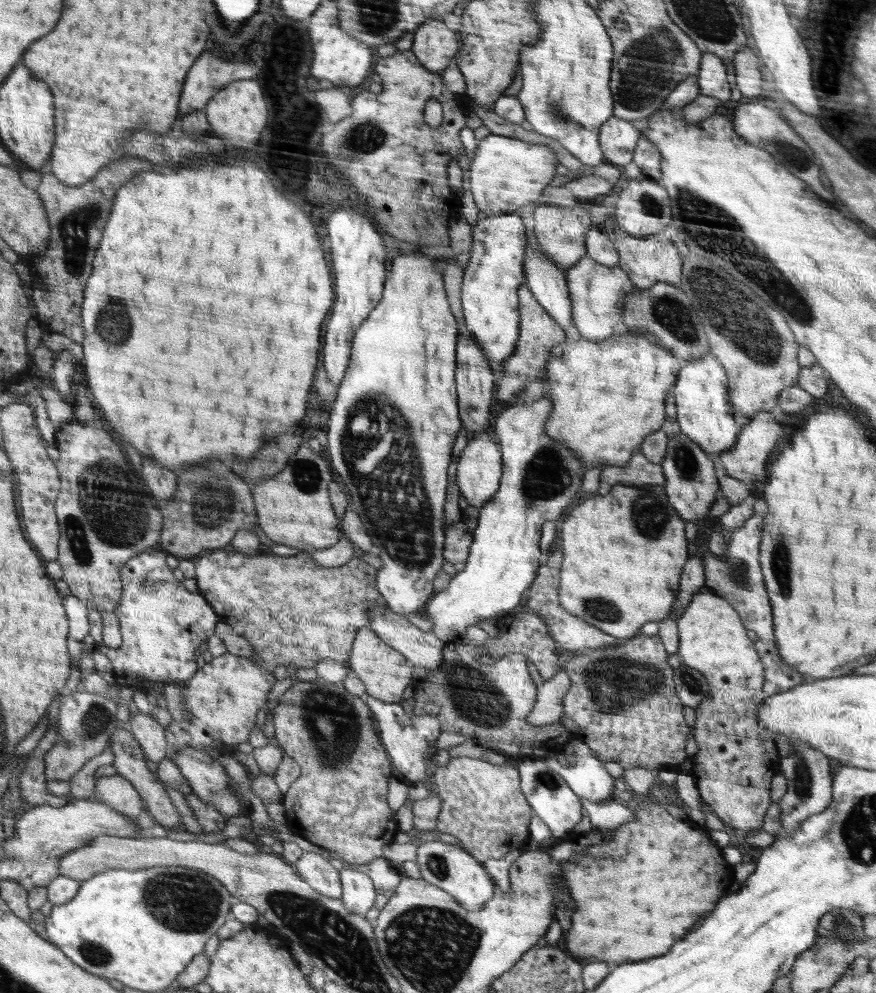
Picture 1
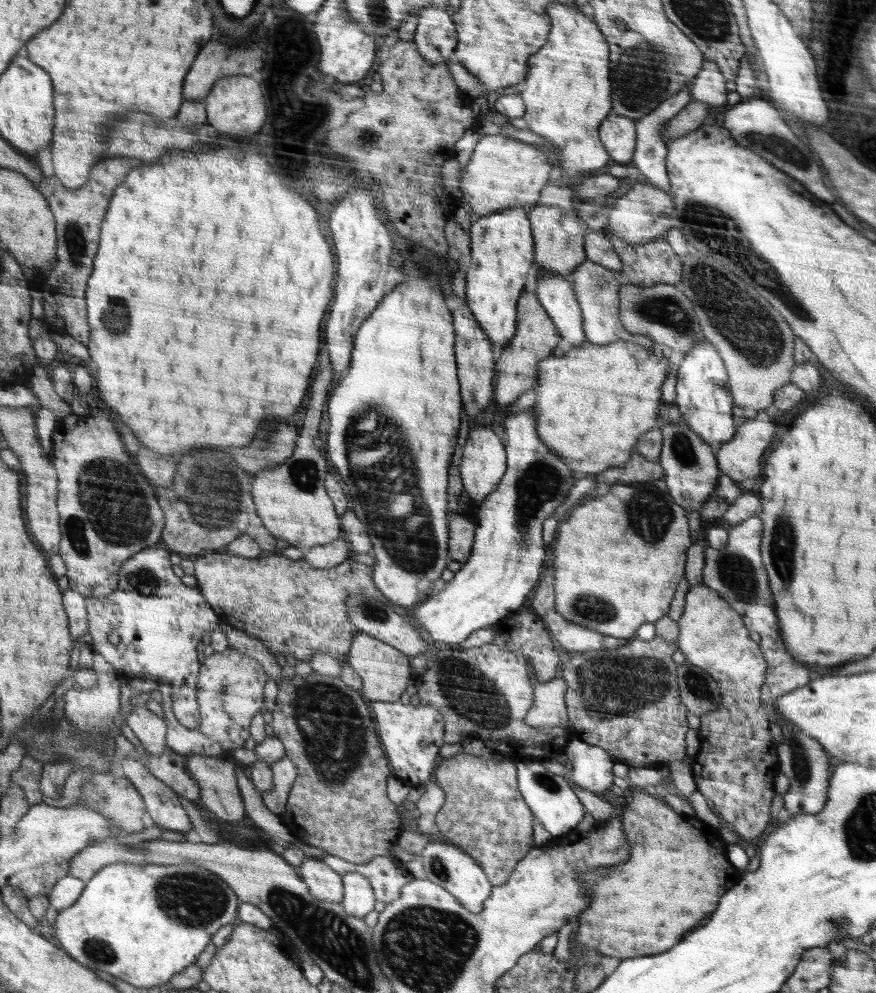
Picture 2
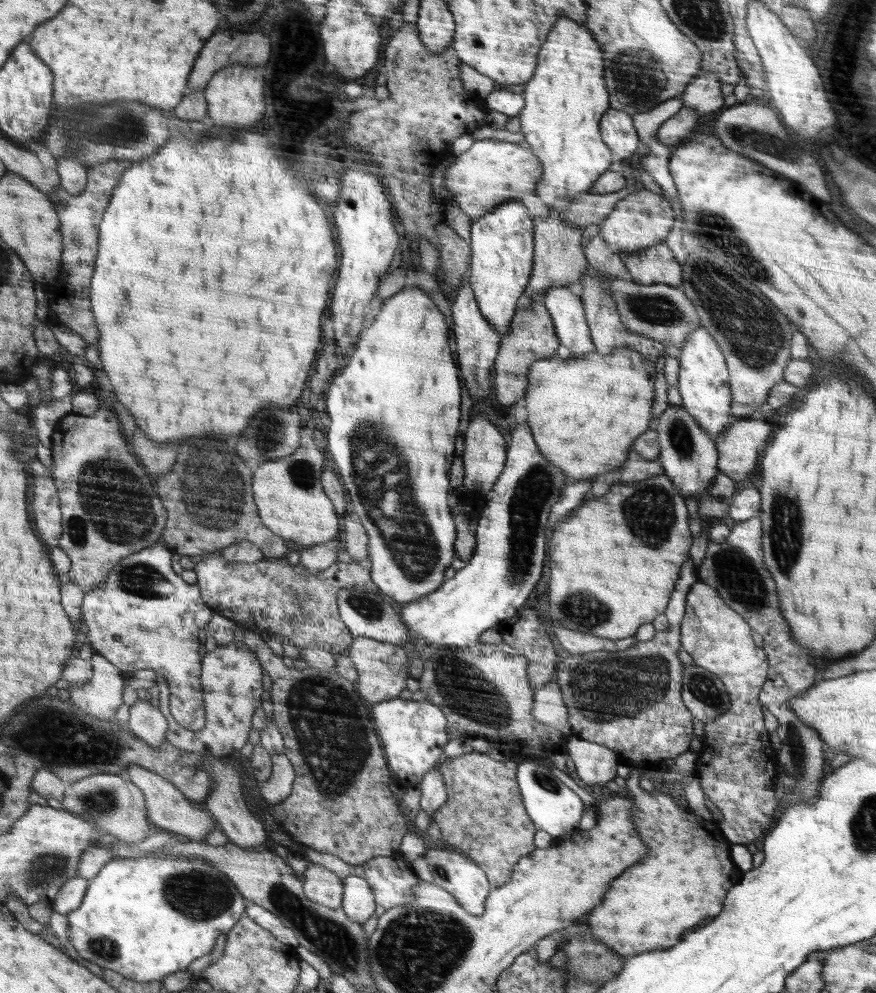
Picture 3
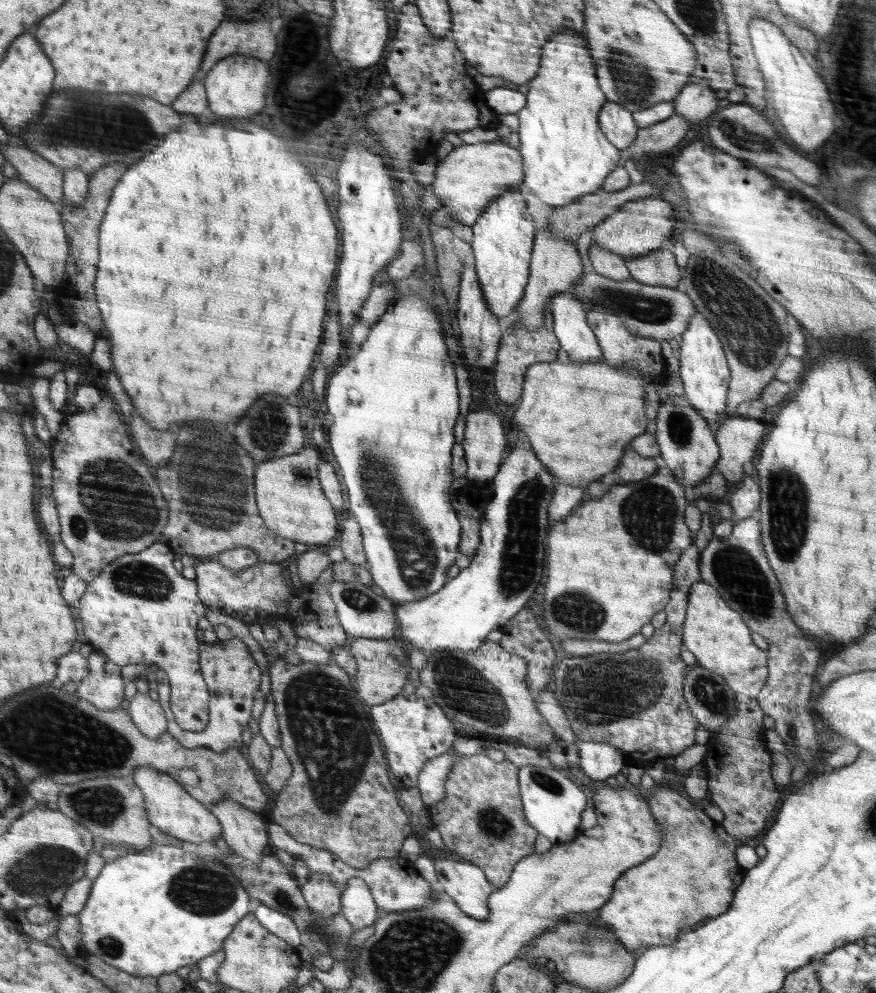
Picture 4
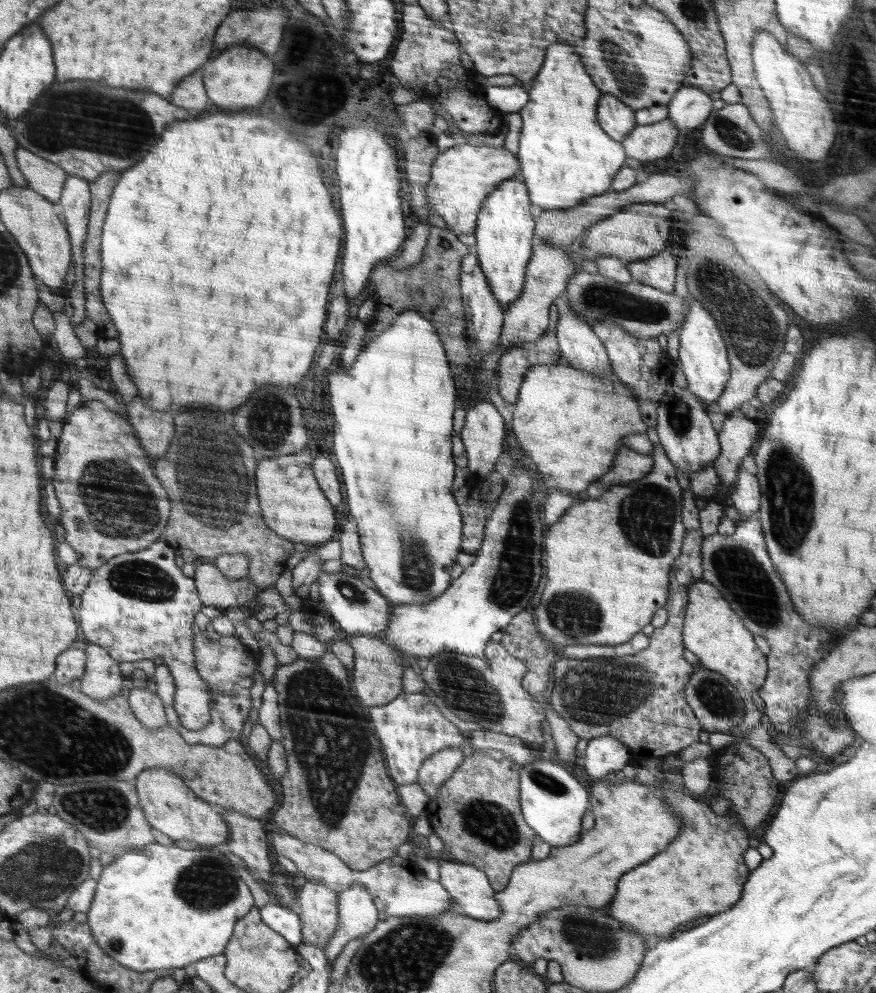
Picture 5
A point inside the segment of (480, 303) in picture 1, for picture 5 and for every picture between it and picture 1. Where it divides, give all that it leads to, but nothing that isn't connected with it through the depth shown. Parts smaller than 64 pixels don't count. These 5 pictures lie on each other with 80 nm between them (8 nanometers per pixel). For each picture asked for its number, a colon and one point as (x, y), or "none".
2: (502, 251)
3: (501, 251)
4: (503, 235)
5: (505, 229)

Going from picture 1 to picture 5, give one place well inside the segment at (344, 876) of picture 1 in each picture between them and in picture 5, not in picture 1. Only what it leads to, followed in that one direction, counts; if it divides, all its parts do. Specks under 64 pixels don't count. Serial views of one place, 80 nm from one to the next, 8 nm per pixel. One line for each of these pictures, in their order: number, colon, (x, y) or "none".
2: (358, 899)
3: (358, 902)
4: (357, 904)
5: (358, 915)

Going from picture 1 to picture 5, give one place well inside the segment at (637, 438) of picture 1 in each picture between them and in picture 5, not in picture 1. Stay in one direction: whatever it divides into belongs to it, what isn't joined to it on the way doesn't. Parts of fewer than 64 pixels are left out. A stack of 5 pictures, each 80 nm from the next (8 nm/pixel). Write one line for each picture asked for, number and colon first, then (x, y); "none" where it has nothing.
2: (594, 403)
3: (588, 410)
4: (580, 417)
5: (571, 423)

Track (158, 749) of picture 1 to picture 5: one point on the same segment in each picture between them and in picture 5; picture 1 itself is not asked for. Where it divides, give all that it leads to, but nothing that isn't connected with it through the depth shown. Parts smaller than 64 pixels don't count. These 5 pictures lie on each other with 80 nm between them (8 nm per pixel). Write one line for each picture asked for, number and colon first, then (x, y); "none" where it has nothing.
2: (151, 731)
3: (146, 721)
4: (147, 714)
5: (148, 707)

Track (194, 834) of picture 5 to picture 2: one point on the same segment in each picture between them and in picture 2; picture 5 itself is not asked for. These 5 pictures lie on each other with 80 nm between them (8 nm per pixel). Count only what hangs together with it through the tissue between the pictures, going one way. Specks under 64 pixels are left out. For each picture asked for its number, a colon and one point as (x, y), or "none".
2: (162, 804)
3: (167, 807)
4: (171, 808)

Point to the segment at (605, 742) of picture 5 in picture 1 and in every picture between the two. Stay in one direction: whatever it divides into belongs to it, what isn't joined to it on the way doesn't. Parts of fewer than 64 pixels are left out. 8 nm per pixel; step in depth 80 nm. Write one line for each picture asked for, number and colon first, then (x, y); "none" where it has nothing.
1: (587, 778)
2: (592, 771)
3: (595, 765)
4: (598, 760)

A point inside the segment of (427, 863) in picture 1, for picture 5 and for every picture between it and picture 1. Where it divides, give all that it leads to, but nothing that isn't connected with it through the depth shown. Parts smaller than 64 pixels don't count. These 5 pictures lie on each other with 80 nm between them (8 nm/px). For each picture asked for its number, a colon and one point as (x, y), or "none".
2: (443, 863)
3: (465, 879)
4: (465, 882)
5: (472, 892)

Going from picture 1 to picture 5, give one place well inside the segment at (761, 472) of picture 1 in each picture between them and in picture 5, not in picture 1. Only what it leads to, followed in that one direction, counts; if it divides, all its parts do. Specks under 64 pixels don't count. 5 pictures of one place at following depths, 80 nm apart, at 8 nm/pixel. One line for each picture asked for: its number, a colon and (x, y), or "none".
2: (740, 458)
3: (738, 447)
4: (739, 439)
5: (739, 435)

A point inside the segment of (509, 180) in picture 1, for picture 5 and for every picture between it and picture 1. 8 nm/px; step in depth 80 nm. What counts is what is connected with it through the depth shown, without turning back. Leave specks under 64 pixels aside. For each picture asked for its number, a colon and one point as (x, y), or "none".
2: (501, 173)
3: (490, 173)
4: (470, 177)
5: (462, 178)

